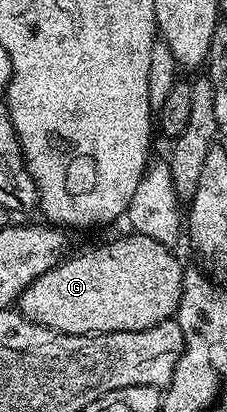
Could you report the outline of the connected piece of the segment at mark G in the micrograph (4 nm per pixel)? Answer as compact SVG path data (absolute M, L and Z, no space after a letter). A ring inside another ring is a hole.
M127 233L121 239L112 239L101 247L92 247L85 255L65 258L42 277L38 277L21 293L18 310L25 319L61 331L67 335L105 335L115 331L141 331L173 318L180 307L184 288L185 268L180 268L171 246L150 237Z

